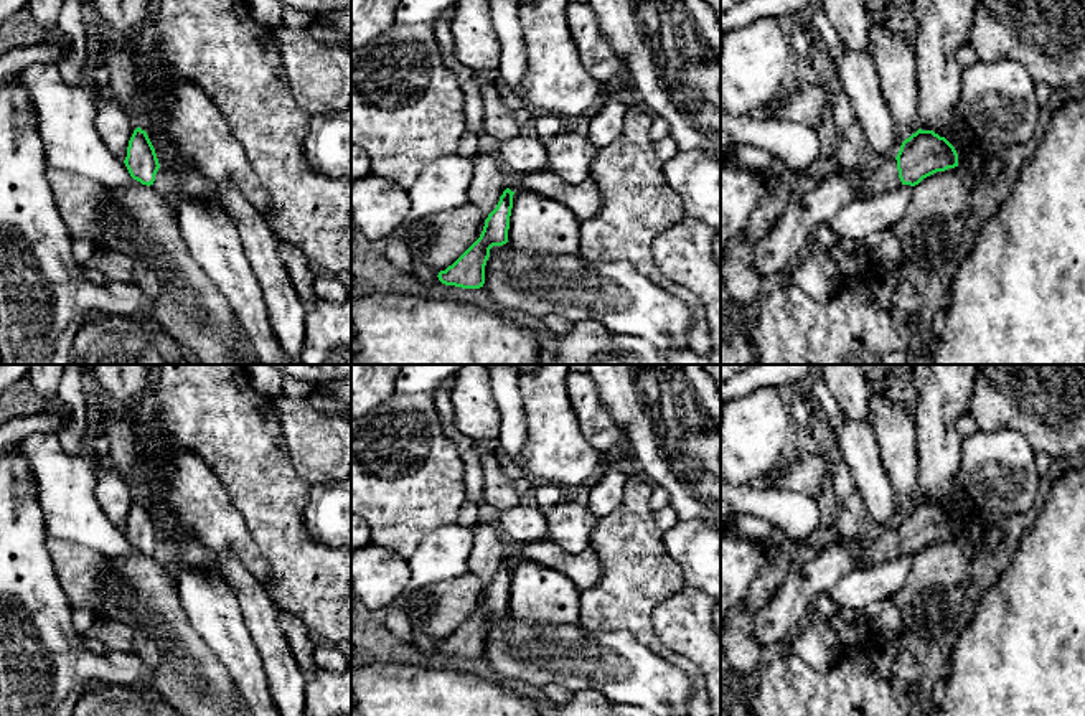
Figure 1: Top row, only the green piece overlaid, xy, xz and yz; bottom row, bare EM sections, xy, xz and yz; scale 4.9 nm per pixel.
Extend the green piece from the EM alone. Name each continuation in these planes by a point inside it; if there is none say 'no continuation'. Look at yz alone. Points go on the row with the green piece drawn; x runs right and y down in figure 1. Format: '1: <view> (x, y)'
1: yz (874, 175)

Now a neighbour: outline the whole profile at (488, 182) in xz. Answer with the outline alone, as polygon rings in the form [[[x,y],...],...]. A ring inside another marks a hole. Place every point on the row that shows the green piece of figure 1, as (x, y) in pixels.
[[[477,153],[472,157],[473,178],[468,188],[468,203],[477,206],[483,218],[496,208],[506,186],[506,170],[496,155]]]

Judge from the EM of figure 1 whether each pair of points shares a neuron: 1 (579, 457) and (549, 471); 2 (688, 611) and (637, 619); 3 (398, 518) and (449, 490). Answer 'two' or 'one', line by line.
1: one
2: two
3: one

